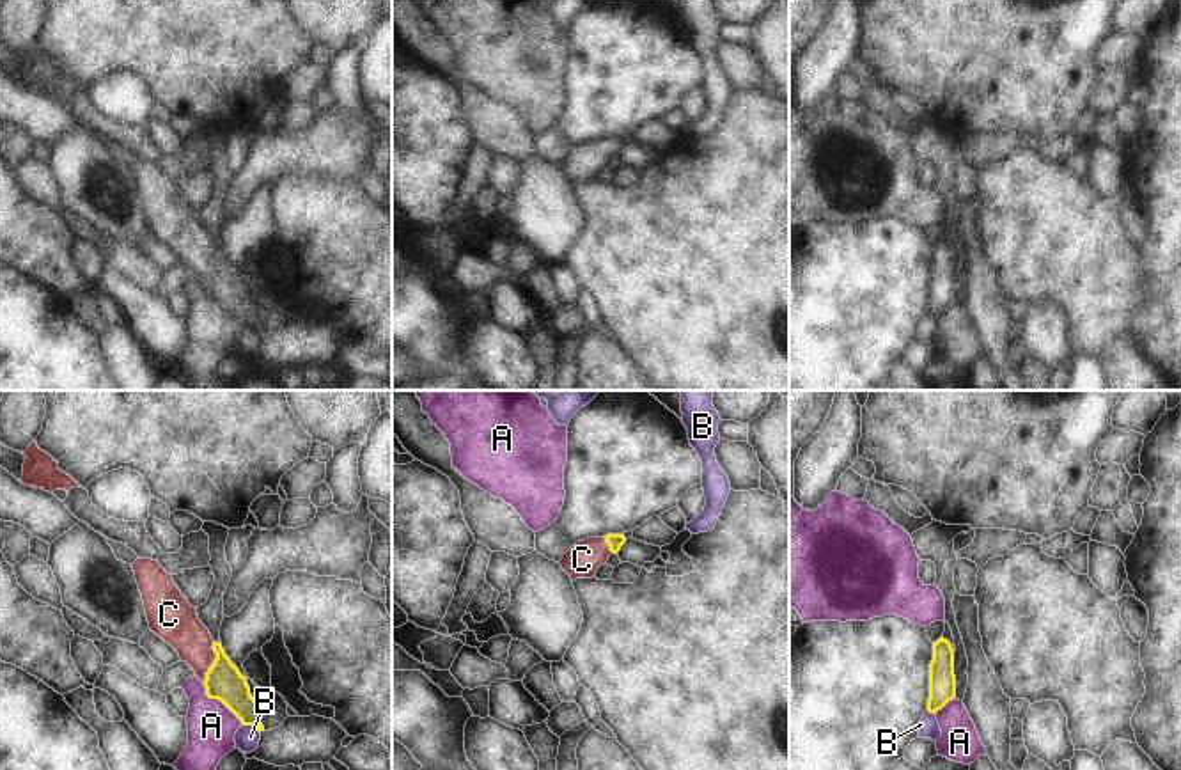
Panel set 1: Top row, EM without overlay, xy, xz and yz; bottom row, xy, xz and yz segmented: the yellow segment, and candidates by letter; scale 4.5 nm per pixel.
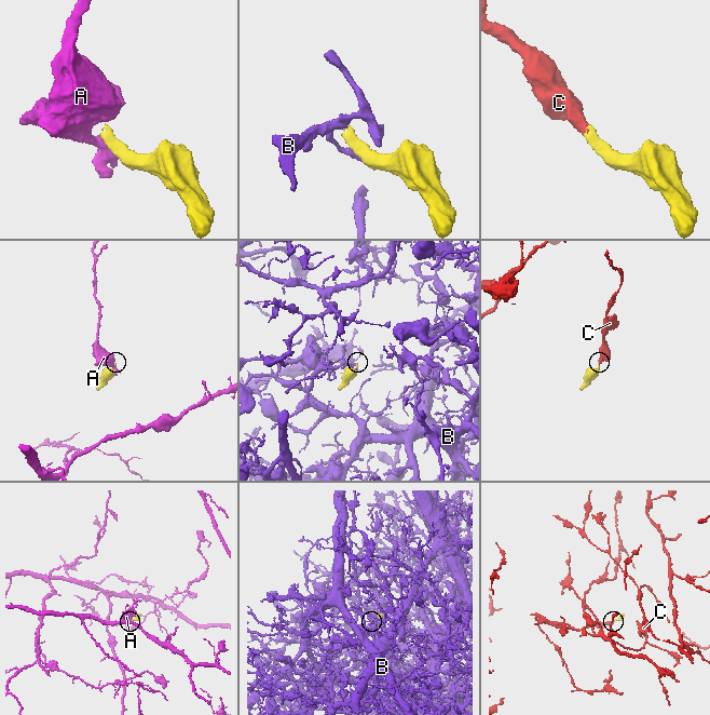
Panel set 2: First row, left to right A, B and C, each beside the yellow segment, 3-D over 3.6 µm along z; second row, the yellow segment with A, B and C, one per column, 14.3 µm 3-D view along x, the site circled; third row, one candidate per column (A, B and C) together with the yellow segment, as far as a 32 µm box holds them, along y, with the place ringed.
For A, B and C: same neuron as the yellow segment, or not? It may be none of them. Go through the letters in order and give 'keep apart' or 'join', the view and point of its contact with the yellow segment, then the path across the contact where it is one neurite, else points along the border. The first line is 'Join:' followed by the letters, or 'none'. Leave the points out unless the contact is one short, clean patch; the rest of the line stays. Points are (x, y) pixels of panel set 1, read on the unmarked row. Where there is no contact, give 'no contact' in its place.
Join: C
A: keep apart; meets yellow in xy at (222, 304); border along xy (204, 291), (210, 300), (217, 300), (243, 327)
B: keep apart; meets yellow in xy at (252, 329); border along xy (243, 327), (250, 327), (259, 336)
C: join; meets yellow in xy at (215, 263); runs through xy (224, 284), (215, 272), (215, 263), (176, 224)

